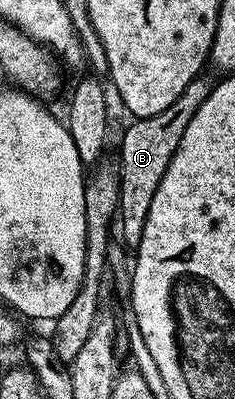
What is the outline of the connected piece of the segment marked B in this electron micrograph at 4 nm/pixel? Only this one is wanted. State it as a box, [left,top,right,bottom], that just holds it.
[116,75,212,250]

